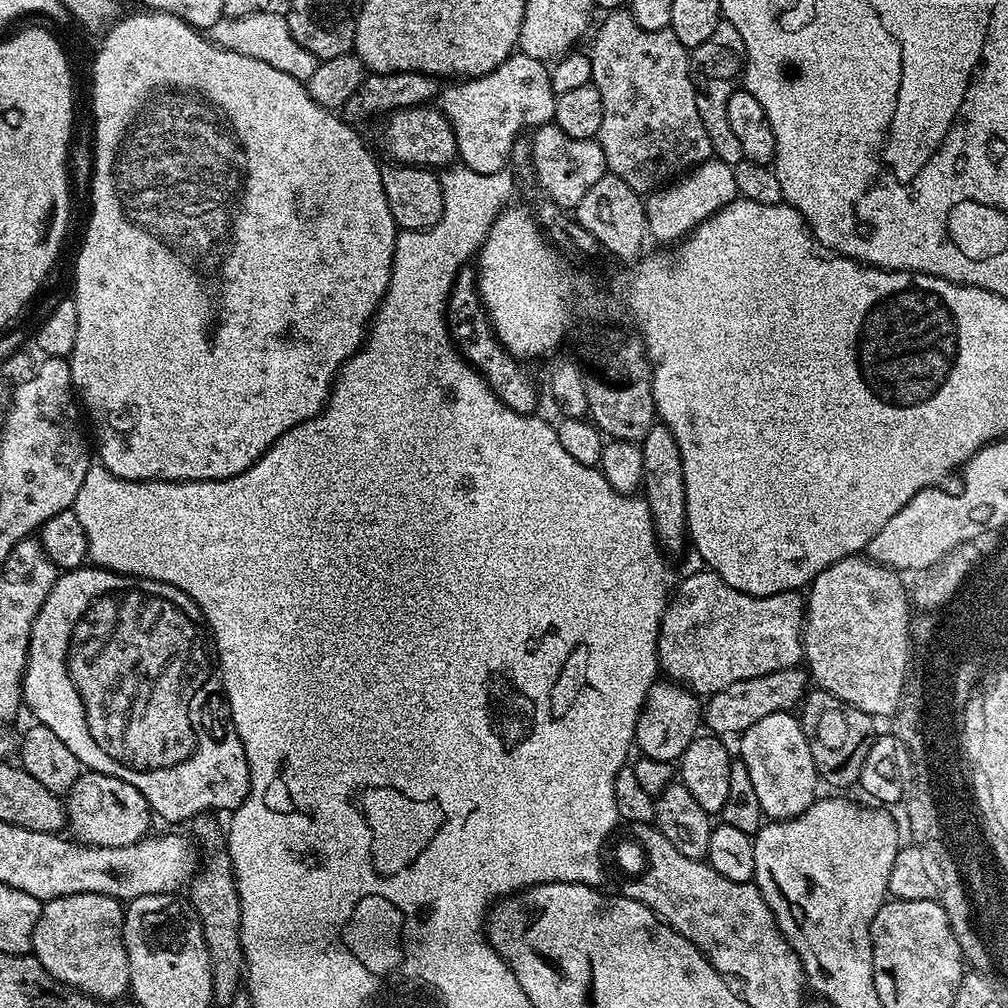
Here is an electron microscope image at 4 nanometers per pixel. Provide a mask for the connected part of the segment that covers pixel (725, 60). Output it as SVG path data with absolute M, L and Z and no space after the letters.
M721 19L720 24L714 26L714 34L710 34L710 38L706 38L706 42L702 42L697 48L691 49L690 63L692 65L692 81L696 87L698 118L702 118L702 126L706 126L706 138L710 138L712 156L722 162L734 165L743 160L744 155L742 154L742 145L738 142L737 136L734 135L734 130L730 130L730 122L726 119L726 106L730 102L730 94L734 94L738 90L738 85L744 74L742 34L738 34L738 30L734 30L734 26L728 20Z

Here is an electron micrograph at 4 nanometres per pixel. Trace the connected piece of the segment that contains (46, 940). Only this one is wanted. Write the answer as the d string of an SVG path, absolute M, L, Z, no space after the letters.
M97 892L70 894L49 900L41 907L38 926L34 926L32 952L56 984L67 984L69 988L76 988L100 1000L119 1000L130 988L130 962L123 933L124 910L125 905L115 896Z

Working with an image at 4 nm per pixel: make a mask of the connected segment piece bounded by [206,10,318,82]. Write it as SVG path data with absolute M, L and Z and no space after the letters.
M276 10L255 12L237 20L221 18L214 22L214 26L207 28L206 35L219 48L246 54L246 58L258 58L258 62L267 62L269 66L274 66L274 70L282 70L301 82L307 82L318 65L316 56L298 46L294 34L290 34L287 15L280 13L279 16Z

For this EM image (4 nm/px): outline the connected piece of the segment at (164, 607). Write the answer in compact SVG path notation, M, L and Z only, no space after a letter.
M81 566L57 575L54 590L50 590L50 598L46 598L32 627L28 647L28 668L24 671L24 704L27 711L29 708L36 715L35 723L49 727L70 748L71 753L80 760L85 769L122 778L122 782L130 782L130 786L134 786L148 799L148 804L159 819L161 816L164 820L187 822L193 816L216 810L212 808L235 810L248 797L250 785L246 750L238 738L236 728L229 722L228 702L224 699L224 683L214 671L214 656L201 624L200 607L173 584L144 580L140 576L122 576L119 572L108 571L107 568Z

